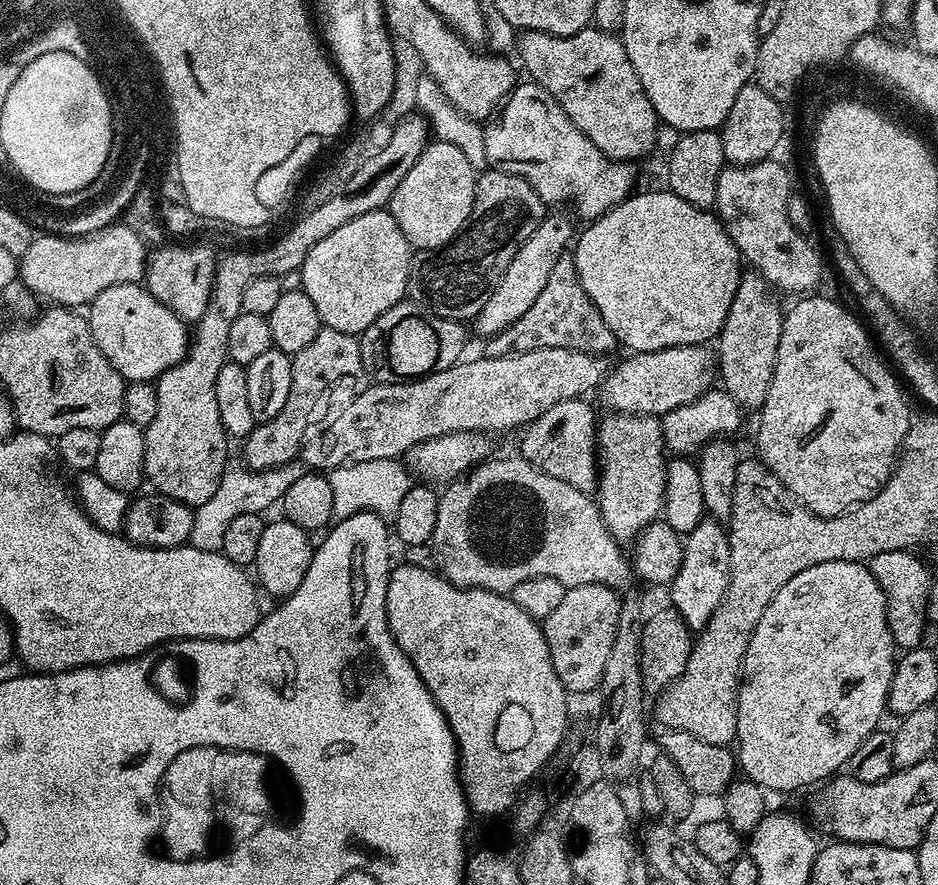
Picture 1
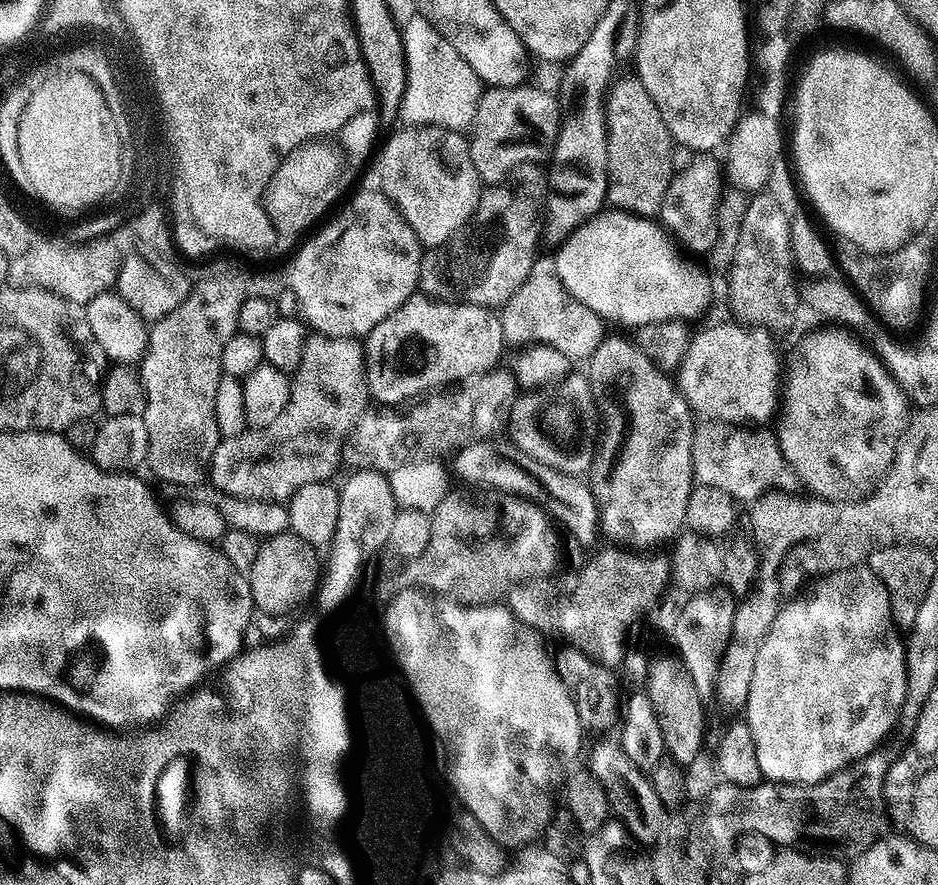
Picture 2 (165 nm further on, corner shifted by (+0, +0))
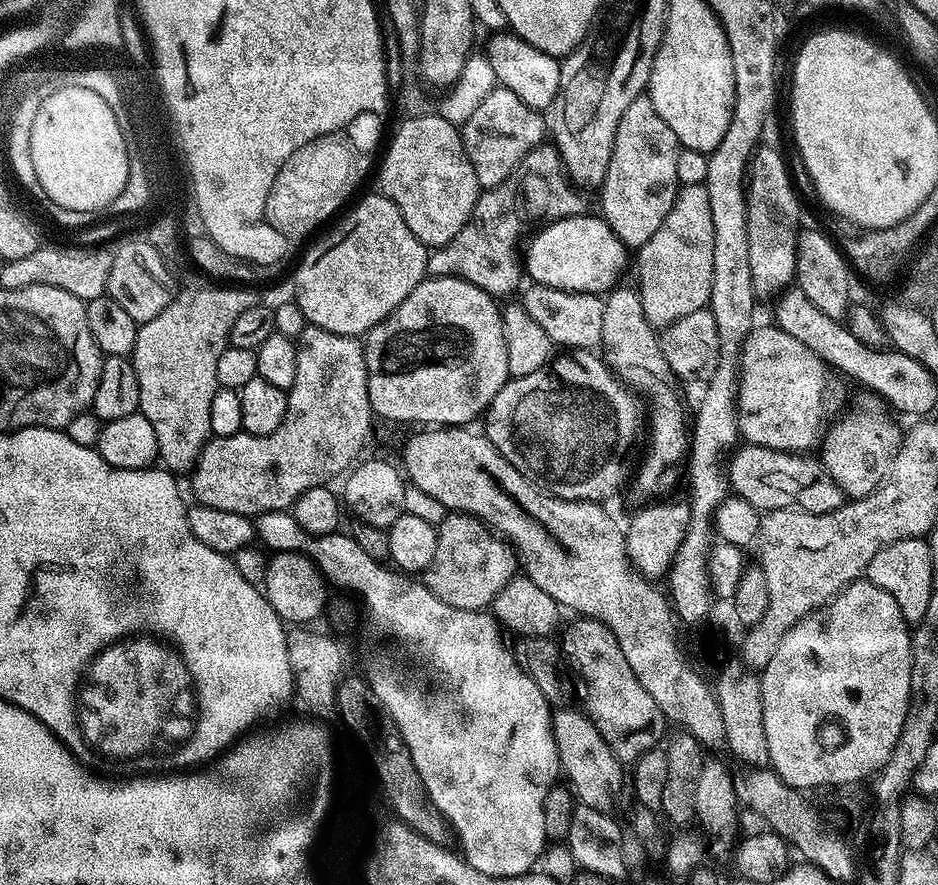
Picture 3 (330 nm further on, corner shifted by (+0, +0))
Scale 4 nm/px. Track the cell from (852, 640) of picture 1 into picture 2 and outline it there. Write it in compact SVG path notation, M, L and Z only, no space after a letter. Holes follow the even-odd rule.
M867 566L847 568L841 572L829 572L826 576L813 579L807 590L791 597L781 606L762 646L758 646L758 658L754 658L754 674L750 678L750 694L742 713L750 730L750 738L754 746L754 754L758 758L761 777L765 781L782 784L813 784L834 774L839 768L844 768L858 758L870 754L879 744L885 743L889 739L888 731L897 727L902 702L906 698L904 645L901 629L896 627L890 614L890 598L886 594L886 586L882 586L882 582Z

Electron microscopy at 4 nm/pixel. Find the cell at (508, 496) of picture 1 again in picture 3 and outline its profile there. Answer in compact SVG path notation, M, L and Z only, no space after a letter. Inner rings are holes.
M463 512L445 515L436 530L438 550L434 550L432 564L423 573L422 580L432 594L440 599L441 604L454 606L458 612L478 612L487 609L492 600L510 582L518 572L518 557L511 547L498 539L475 516L465 516Z

